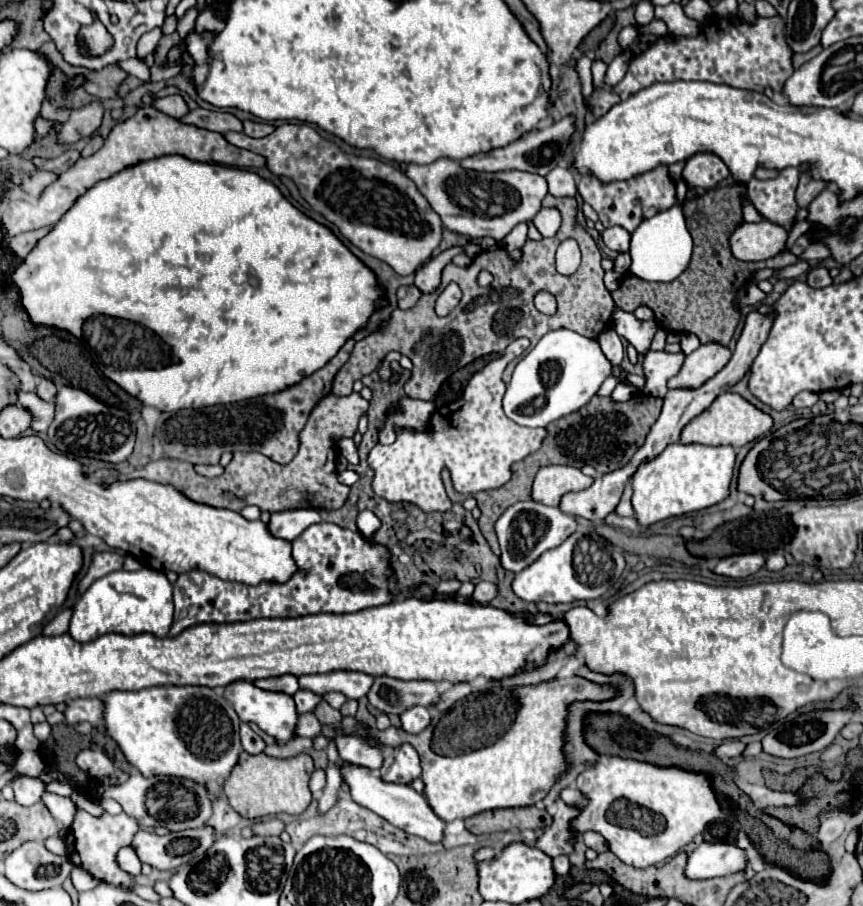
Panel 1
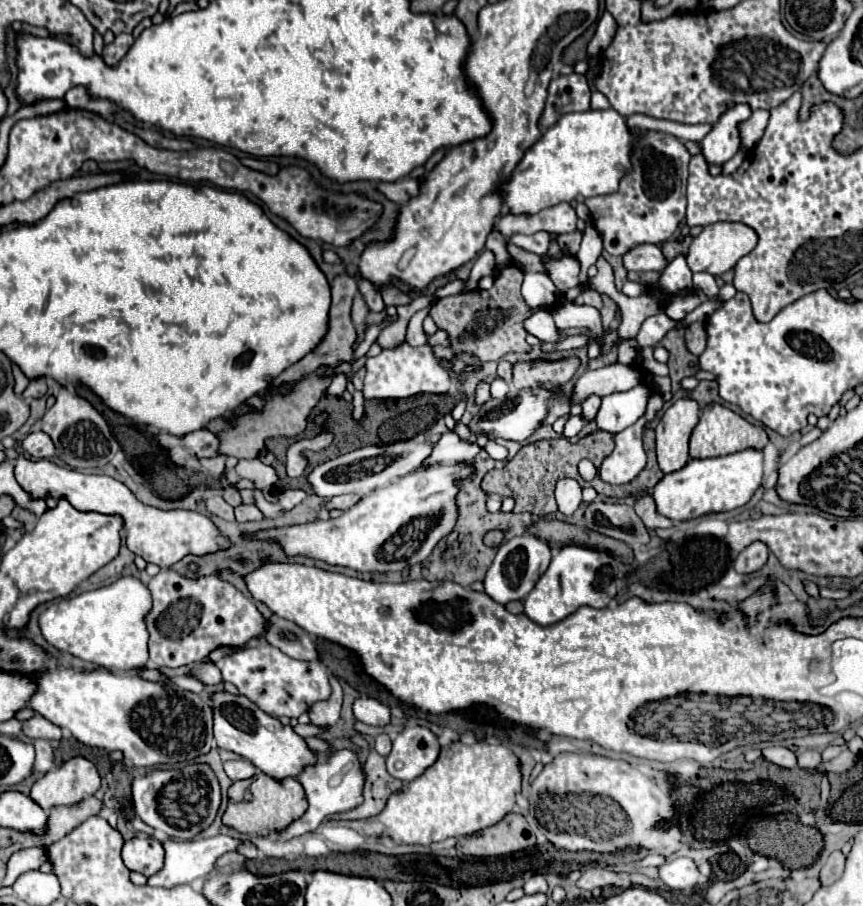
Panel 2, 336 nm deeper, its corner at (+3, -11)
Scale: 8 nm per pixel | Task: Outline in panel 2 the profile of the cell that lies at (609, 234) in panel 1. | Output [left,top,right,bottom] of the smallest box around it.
[624,244,668,272]

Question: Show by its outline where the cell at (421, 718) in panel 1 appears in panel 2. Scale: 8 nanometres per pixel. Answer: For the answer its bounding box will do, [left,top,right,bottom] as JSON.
[352,696,390,726]

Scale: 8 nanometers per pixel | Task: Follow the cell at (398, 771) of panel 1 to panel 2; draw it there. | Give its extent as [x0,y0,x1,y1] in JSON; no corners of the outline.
[386,726,440,782]

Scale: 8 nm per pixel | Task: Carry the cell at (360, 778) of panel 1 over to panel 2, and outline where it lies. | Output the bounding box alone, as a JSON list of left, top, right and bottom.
[210,690,316,780]

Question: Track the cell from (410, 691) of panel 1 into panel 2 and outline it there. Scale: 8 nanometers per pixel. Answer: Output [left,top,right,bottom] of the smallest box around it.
[264,616,318,660]

